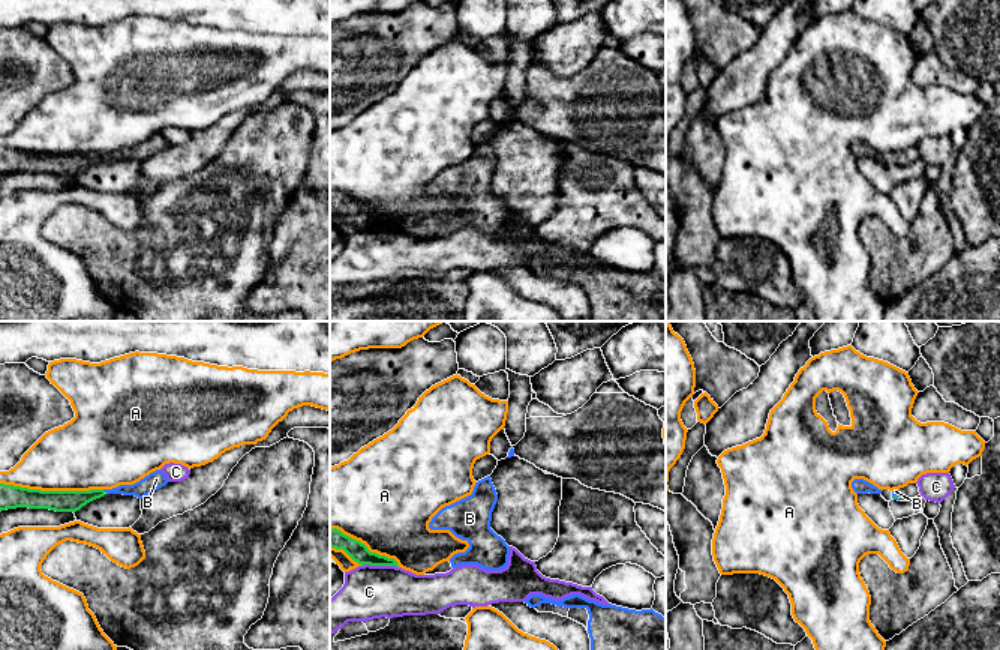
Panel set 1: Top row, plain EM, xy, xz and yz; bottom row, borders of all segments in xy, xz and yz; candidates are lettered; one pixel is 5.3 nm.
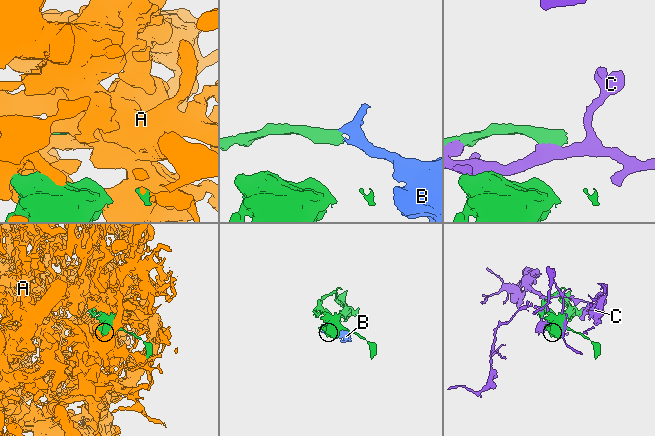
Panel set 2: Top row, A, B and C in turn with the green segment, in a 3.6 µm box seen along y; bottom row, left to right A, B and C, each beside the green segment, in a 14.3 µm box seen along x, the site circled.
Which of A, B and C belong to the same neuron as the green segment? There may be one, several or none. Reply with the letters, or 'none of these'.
B

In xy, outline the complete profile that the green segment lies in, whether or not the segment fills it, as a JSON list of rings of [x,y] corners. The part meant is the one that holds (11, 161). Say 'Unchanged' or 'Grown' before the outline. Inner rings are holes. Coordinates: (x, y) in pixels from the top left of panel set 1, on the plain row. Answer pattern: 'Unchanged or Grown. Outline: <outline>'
Unchanged. Outline: [[[0,147],[0,176],[6,173],[28,171],[75,177],[87,167],[103,159],[103,153],[40,155]]]

